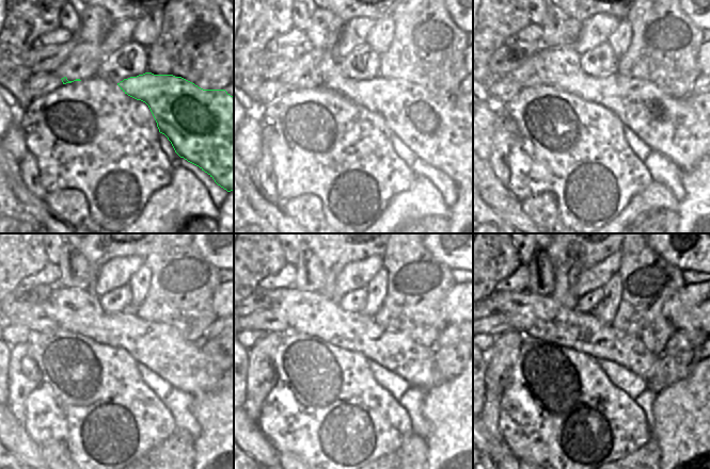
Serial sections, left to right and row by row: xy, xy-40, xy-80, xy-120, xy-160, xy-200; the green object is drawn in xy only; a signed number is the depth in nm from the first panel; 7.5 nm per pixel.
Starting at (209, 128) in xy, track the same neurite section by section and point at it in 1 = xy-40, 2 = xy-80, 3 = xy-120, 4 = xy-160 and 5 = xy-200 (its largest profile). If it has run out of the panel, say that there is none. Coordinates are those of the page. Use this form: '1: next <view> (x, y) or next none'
1: next xy-40 (438, 131)
2: next xy-80 (671, 126)
3: next xy-120 (159, 346)
4: next xy-160 (395, 351)
5: next xy-200 (552, 322)

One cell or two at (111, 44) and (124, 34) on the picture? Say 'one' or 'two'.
one

